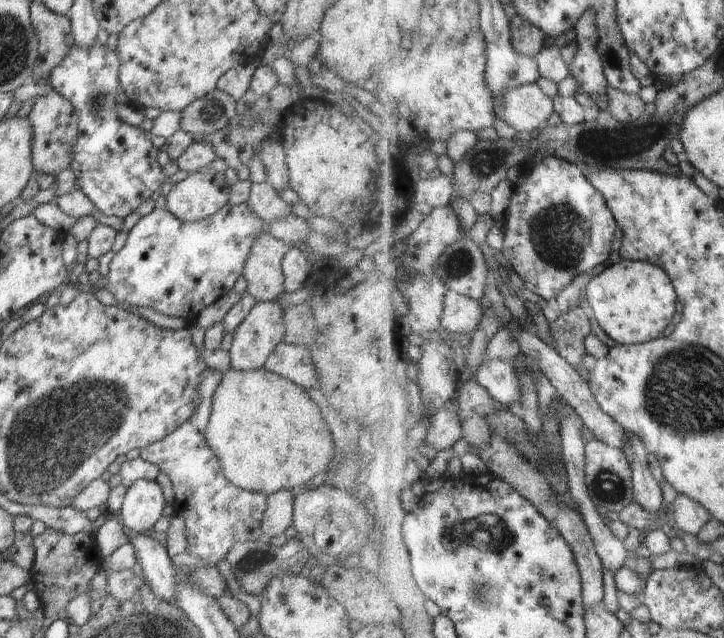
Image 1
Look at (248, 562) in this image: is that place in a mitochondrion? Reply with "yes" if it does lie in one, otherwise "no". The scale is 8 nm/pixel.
yes

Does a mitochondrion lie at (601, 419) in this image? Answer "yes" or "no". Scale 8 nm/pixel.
no

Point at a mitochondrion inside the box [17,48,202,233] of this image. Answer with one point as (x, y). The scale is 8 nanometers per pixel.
(96, 99)

